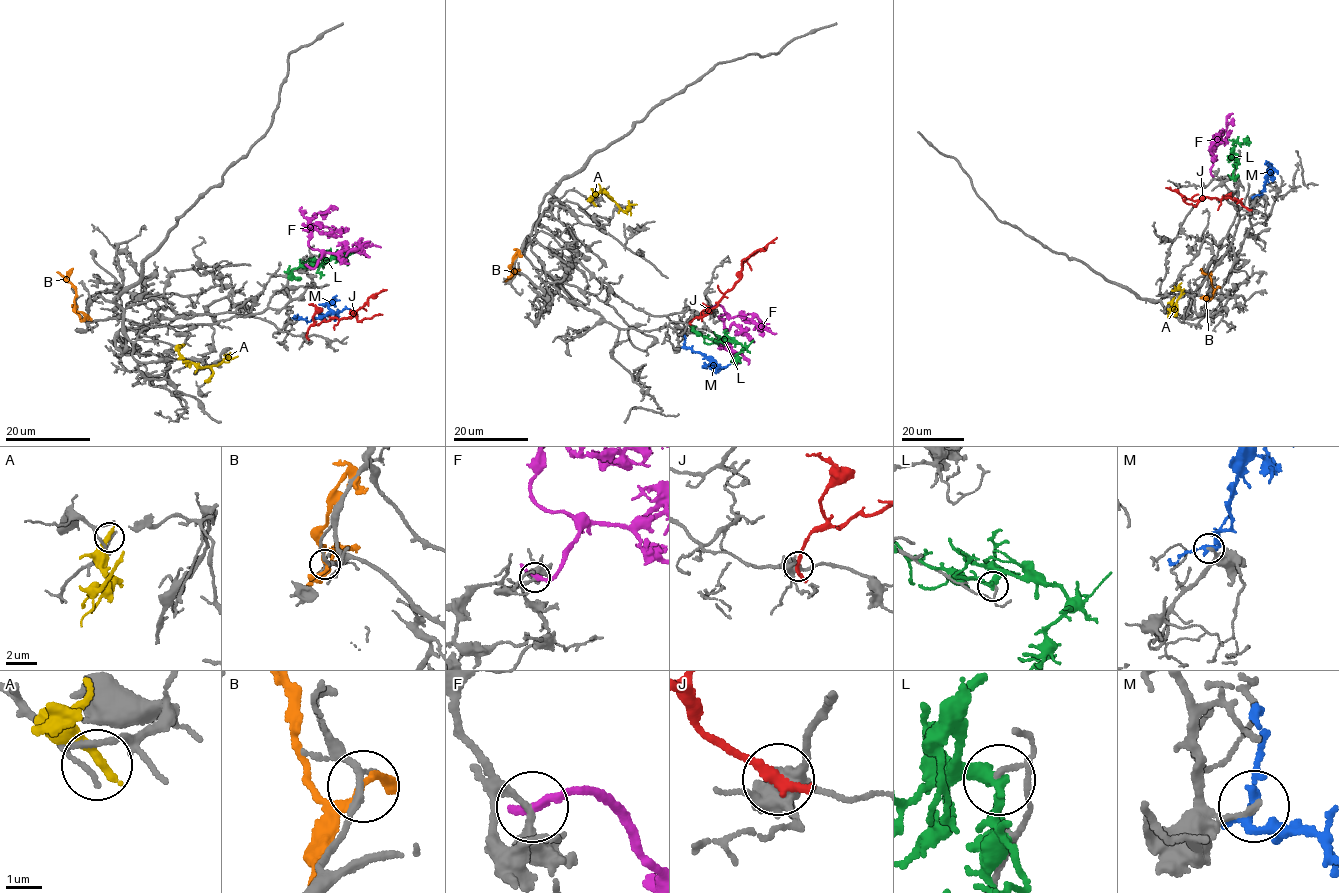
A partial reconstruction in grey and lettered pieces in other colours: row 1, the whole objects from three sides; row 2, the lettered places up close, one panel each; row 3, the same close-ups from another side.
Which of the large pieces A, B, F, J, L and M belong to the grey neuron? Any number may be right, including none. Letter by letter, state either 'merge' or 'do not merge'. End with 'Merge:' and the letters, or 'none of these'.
A: do not merge
B: do not merge
F: do not merge
J: do not merge
L: do not merge
M: do not merge
Merge: none of these

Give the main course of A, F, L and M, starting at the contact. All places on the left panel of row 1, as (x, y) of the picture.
A: (182, 345), (179, 355), (200, 367), (215, 366), (228, 357), (238, 356)
F: (310, 268), (314, 268), (321, 257), (321, 253), (308, 244), (313, 227), (310, 219), (319, 213), (336, 209)
L: (324, 262), (343, 253), (344, 258), (333, 254), (331, 248)
M: (295, 318), (309, 321), (350, 309)

